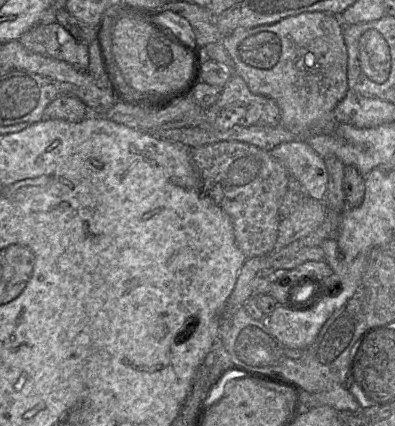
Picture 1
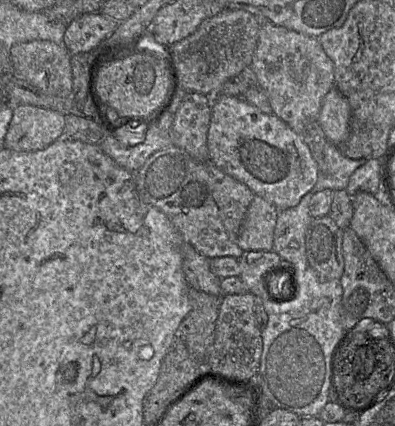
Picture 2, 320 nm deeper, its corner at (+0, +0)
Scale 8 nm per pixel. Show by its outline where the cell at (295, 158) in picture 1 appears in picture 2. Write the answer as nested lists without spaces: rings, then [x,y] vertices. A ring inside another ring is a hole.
[[[212,97],[207,134],[209,160],[234,179],[247,185],[278,210],[296,206],[315,185],[318,165],[302,136],[273,113],[261,112],[242,97]]]

